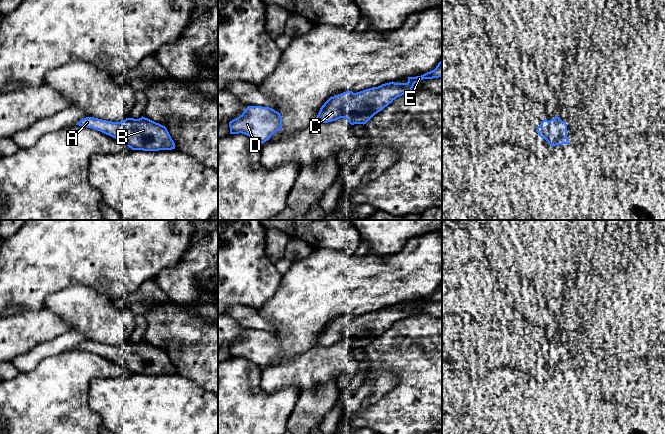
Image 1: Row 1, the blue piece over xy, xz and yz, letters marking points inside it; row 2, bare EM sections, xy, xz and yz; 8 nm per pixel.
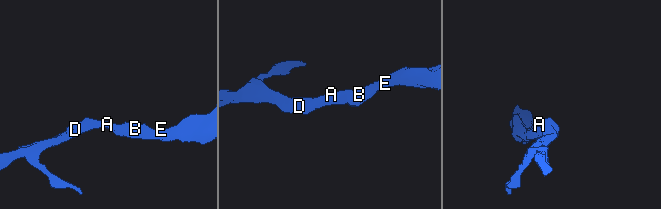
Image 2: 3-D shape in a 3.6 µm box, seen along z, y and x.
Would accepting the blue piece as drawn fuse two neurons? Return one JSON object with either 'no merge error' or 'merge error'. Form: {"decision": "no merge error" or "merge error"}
{"decision": "no merge error"}

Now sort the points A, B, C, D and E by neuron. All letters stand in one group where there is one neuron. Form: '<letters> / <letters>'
A B C D E

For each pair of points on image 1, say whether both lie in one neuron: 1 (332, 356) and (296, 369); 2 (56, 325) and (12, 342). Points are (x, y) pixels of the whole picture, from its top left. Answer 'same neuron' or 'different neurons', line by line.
1: same neuron
2: same neuron

